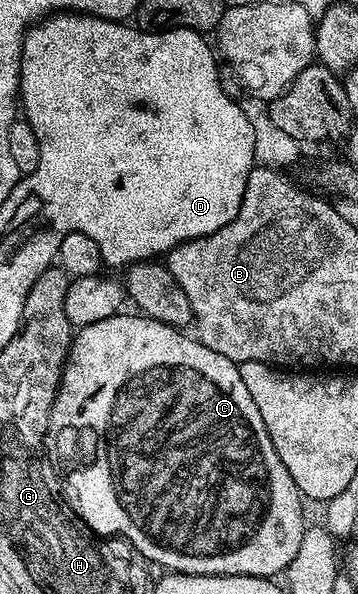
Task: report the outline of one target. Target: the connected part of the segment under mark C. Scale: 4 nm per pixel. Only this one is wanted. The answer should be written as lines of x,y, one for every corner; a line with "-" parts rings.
119,311
114,317
99,319
99,323
83,325
76,330
49,412
47,433
51,438
51,449
57,452
59,465
61,460
63,481
75,498
75,508
94,534
118,533
142,553
146,562
161,563
166,570
174,573
197,573
201,577
214,577
231,575
234,569
249,569
249,565
241,565
241,557
237,557
237,565
233,565
229,549
233,549
233,545
241,545
241,541
245,541
245,533
253,529
253,521
261,517
261,509
257,509
257,497
261,497
261,489
265,489
265,477
273,473
273,477
269,477
269,481
273,481
273,497
281,497
281,493
285,493
285,497
293,497
293,509
297,509
297,504
303,501
301,492
295,487
287,467
283,467
267,435
267,427
263,427
263,415
259,415
259,407
255,407
247,392
243,375
239,375
237,370
238,362
219,355
219,351
211,351
211,347
207,347
196,336
188,337
188,332
144,315
132,317
125,312

